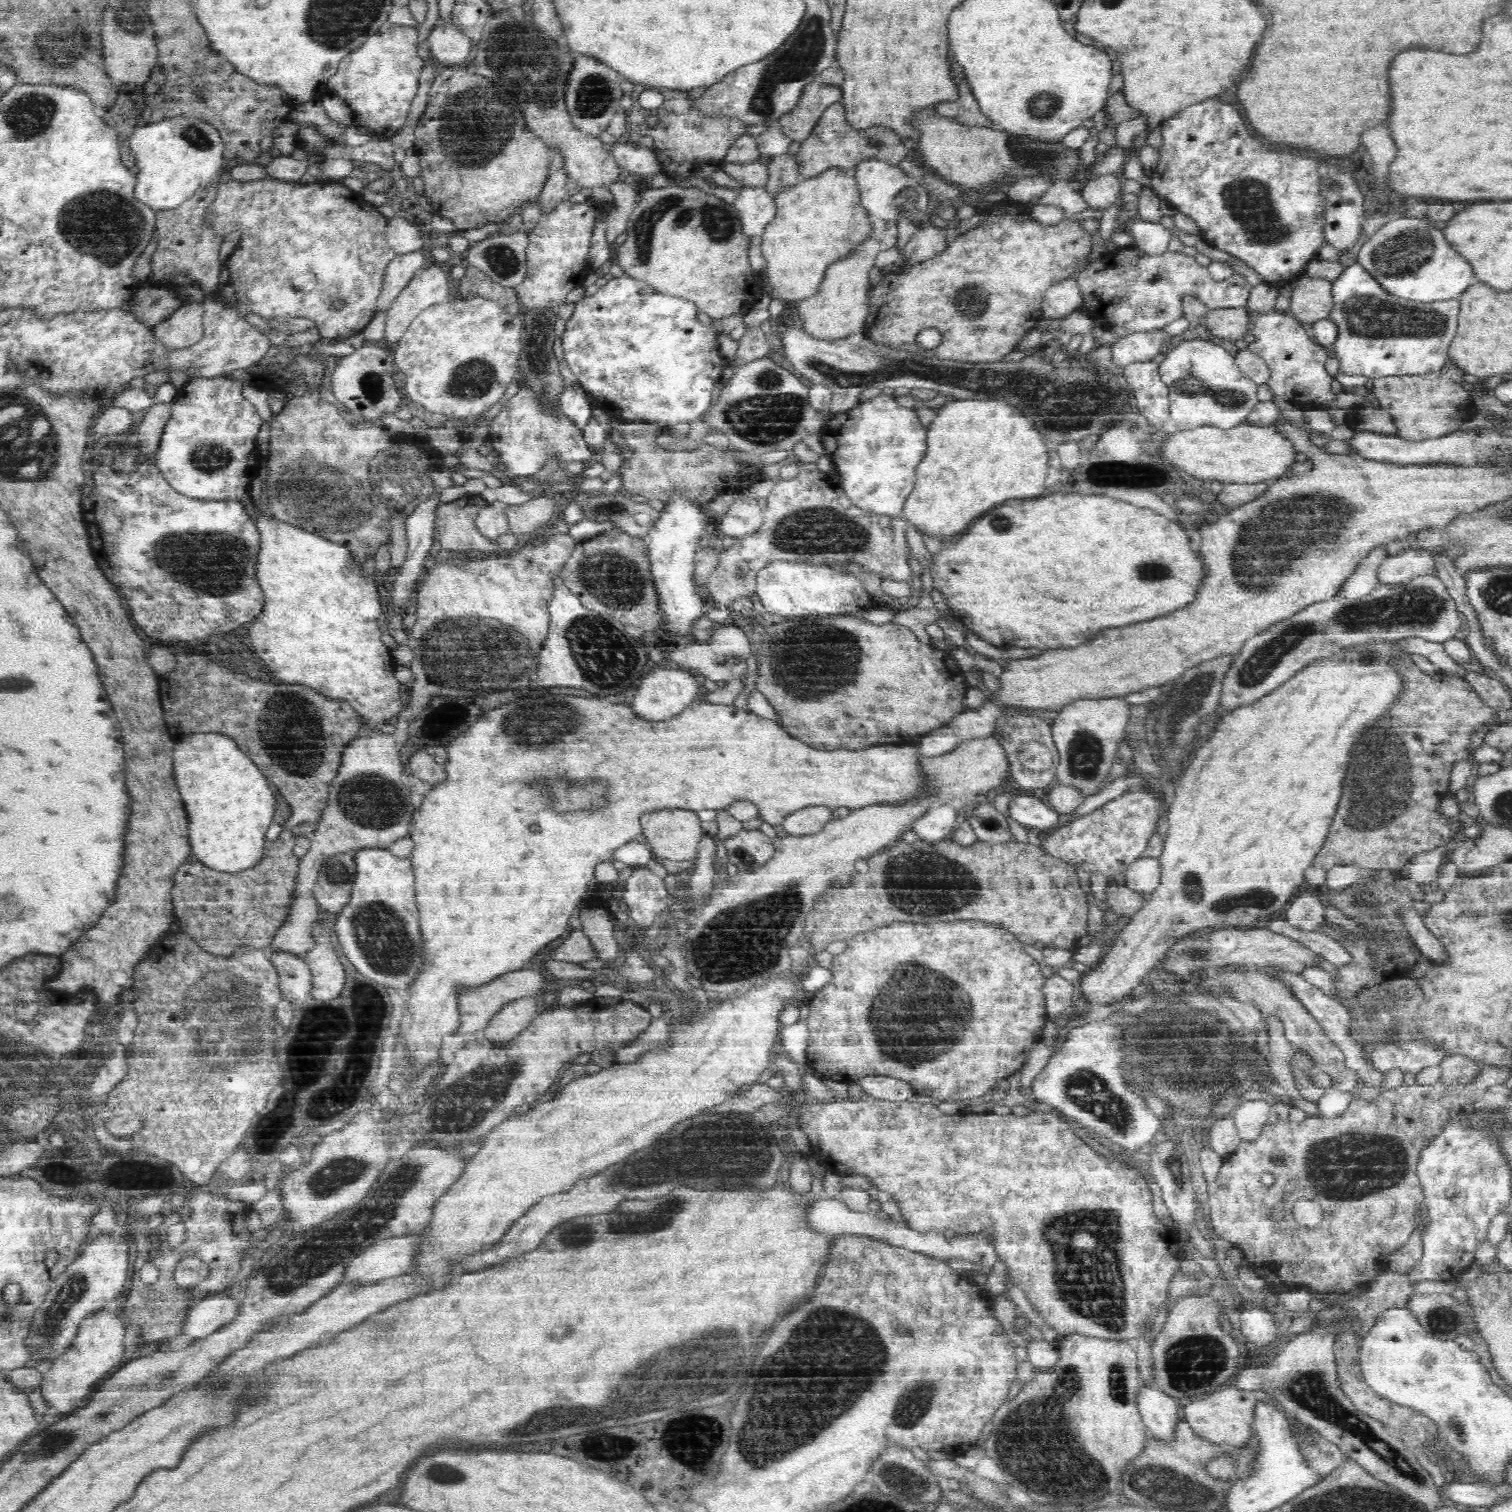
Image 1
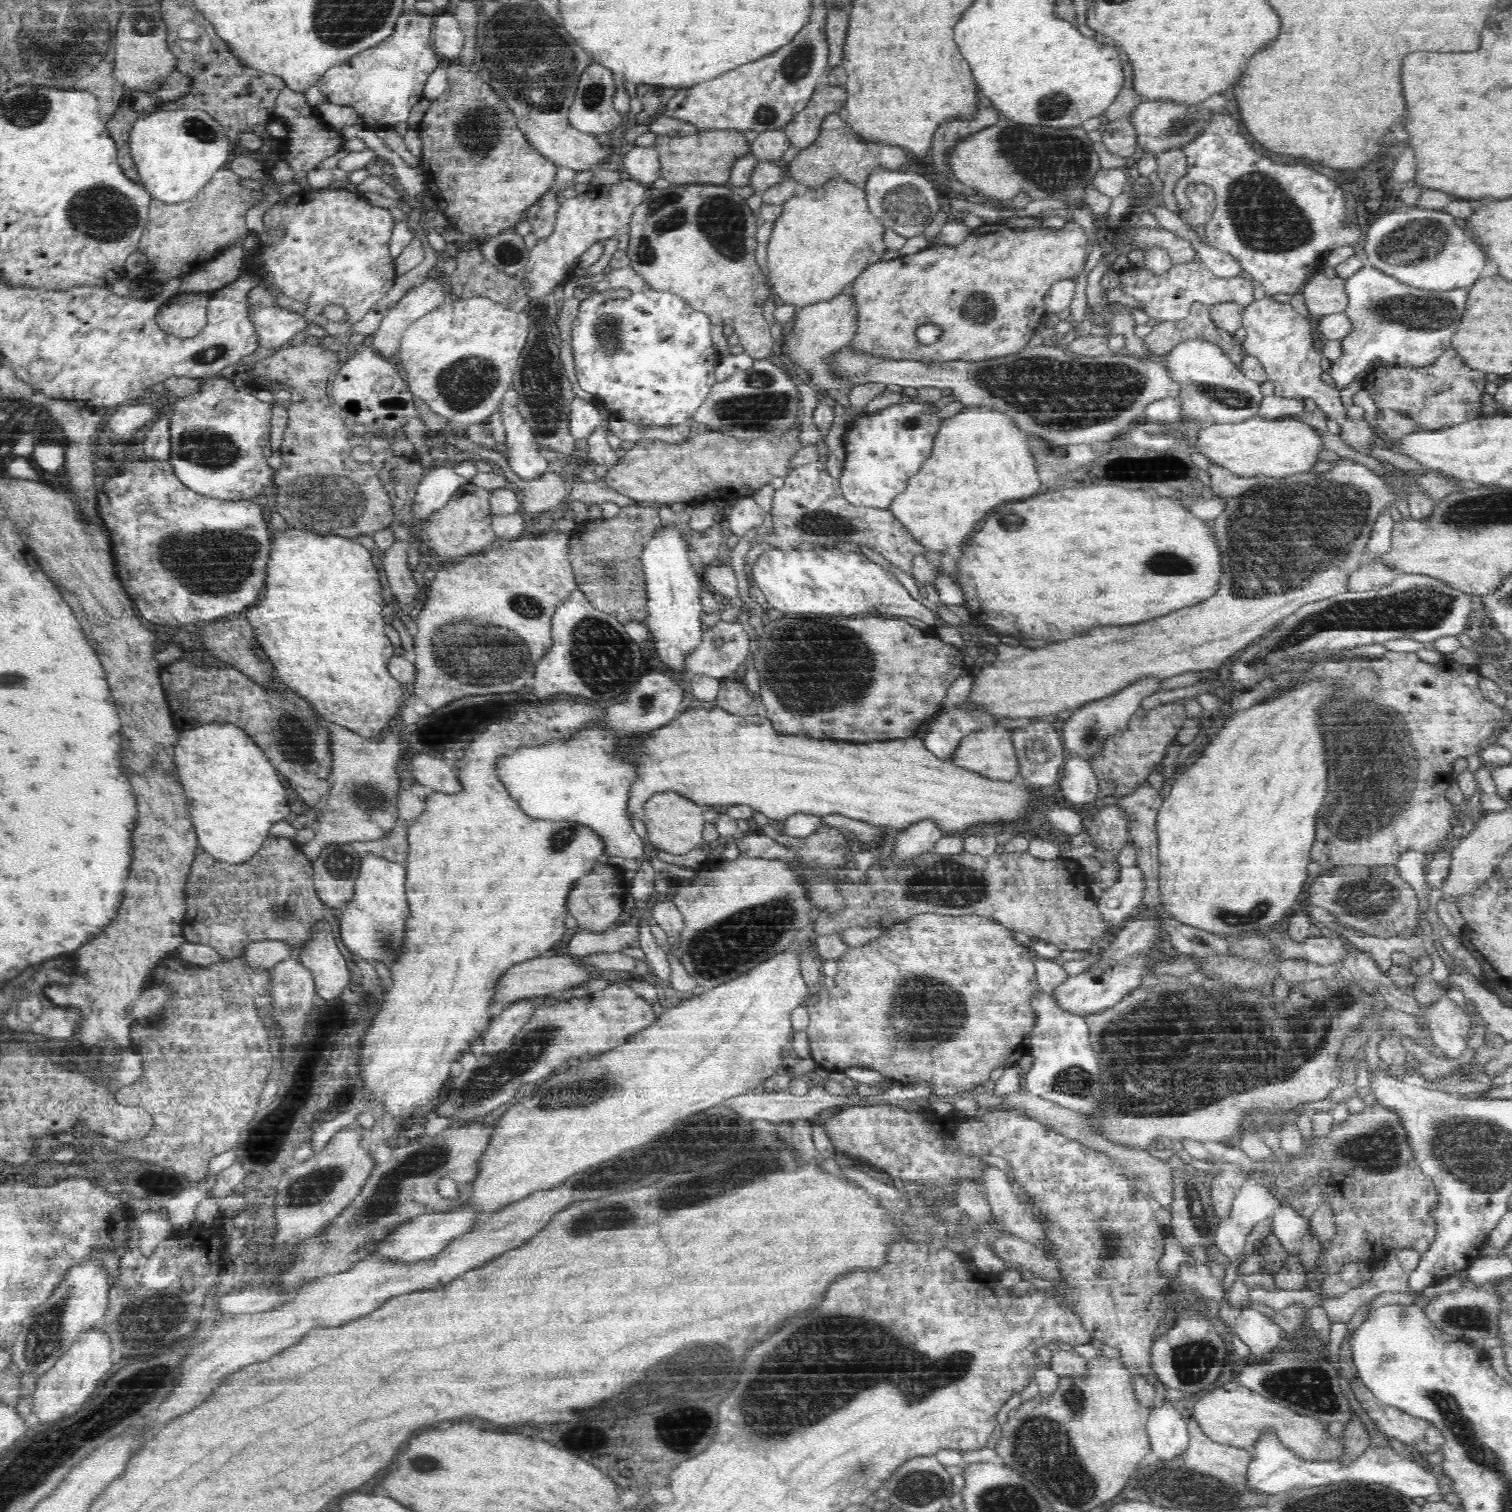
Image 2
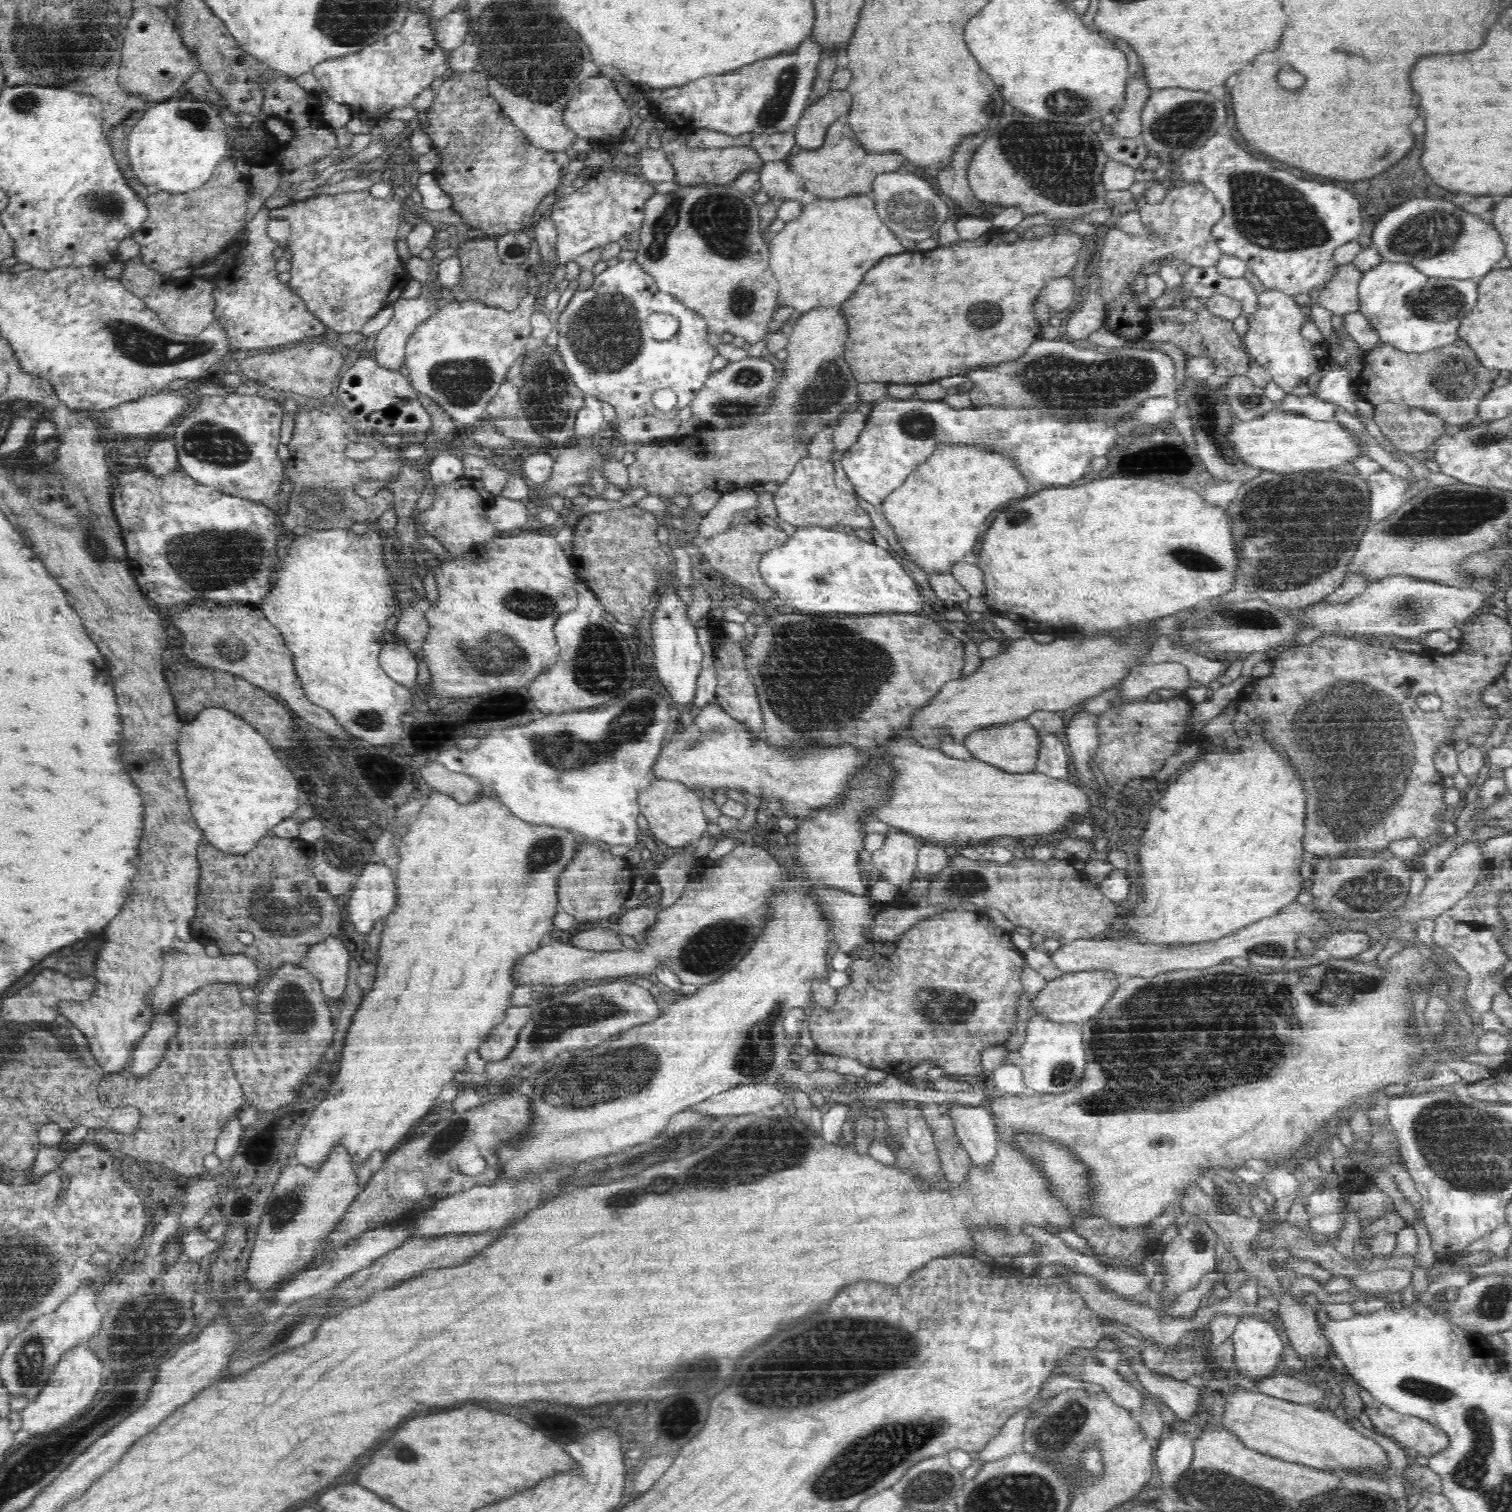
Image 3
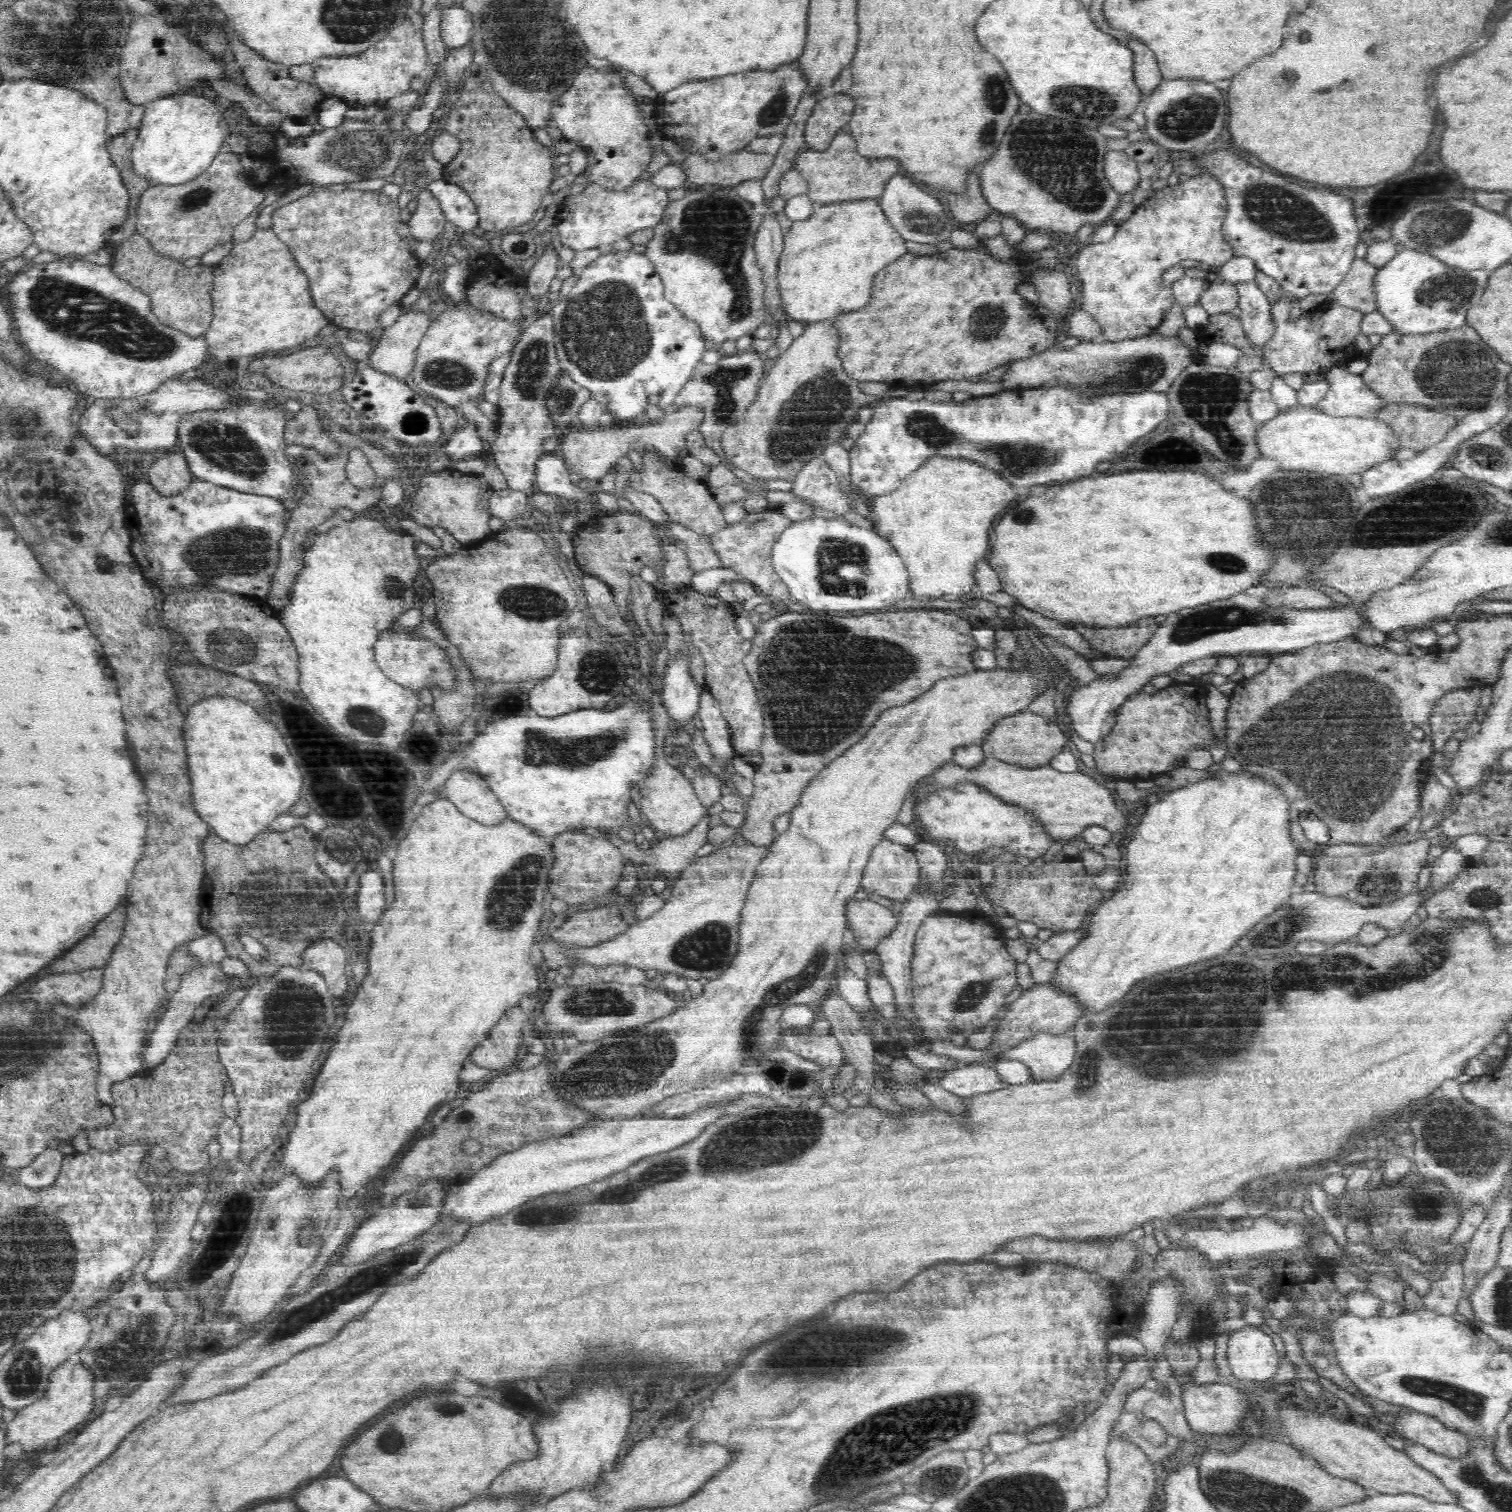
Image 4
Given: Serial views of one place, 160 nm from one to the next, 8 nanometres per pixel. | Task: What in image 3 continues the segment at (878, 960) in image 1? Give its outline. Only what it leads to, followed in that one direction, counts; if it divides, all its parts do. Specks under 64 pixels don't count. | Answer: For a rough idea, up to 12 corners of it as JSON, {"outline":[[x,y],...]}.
{"outline":[[979,911],[851,952],[824,1052],[980,1075],[1023,991]]}

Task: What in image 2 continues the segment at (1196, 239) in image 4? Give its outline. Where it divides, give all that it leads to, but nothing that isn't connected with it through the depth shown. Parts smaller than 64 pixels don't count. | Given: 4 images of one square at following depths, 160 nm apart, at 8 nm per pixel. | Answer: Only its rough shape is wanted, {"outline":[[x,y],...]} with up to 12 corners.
{"outline":[[1203,183],[1185,192],[1188,207],[1176,214],[1181,226],[1196,232],[1214,218],[1216,194]]}

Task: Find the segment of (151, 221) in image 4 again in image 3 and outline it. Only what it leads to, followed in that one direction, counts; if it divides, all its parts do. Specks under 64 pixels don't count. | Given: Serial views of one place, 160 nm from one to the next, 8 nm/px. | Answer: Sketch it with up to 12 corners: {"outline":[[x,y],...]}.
{"outline":[[235,159],[184,193],[162,190],[132,235],[144,264],[200,268],[247,226]]}

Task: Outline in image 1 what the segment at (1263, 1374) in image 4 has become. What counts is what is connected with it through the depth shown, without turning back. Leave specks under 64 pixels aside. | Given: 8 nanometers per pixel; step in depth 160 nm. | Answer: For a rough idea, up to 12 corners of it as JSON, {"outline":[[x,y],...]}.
{"outline":[[1263,1306],[1241,1309],[1241,1336],[1257,1345],[1277,1337],[1277,1318]]}

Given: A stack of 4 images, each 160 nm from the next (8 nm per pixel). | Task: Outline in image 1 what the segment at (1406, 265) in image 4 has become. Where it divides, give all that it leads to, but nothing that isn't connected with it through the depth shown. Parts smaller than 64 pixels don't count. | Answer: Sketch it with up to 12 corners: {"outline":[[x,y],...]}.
{"outline":[[1358,262],[1333,284],[1337,372],[1444,366],[1458,298],[1396,296]]}

